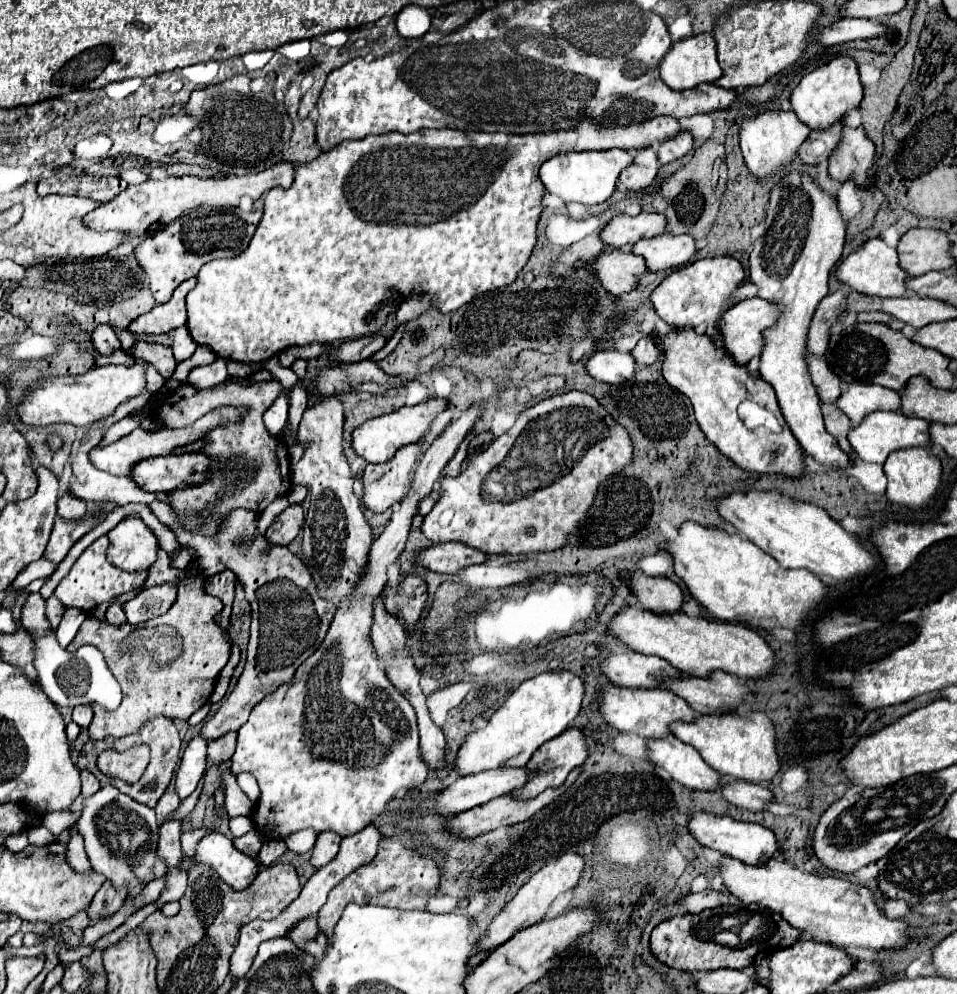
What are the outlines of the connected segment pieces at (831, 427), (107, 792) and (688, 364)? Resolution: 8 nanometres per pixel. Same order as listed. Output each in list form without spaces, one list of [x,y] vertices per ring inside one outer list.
[[[821,404],[823,410],[823,418],[825,418],[825,428],[829,434],[833,434],[839,442],[839,446],[843,446],[843,452],[847,452],[849,460],[855,464],[855,452],[847,440],[847,432],[851,430],[851,420],[847,420],[847,416],[843,416],[843,412],[839,412],[839,408],[835,404]]]
[[[103,786],[85,802],[85,808],[77,820],[77,828],[85,838],[85,850],[93,870],[101,872],[113,888],[125,888],[125,904],[131,904],[155,878],[153,868],[159,842],[159,822],[155,820],[155,810],[131,800],[115,786]]]
[[[681,328],[655,342],[661,342],[665,352],[663,378],[693,402],[695,418],[703,434],[719,448],[719,452],[723,452],[723,456],[751,474],[783,474],[791,480],[803,478],[805,456],[785,420],[781,420],[781,432],[771,434],[767,430],[747,430],[737,416],[737,406],[745,400],[745,386],[761,386],[761,378],[753,378],[747,366],[739,366],[709,336],[699,336],[691,328]]]

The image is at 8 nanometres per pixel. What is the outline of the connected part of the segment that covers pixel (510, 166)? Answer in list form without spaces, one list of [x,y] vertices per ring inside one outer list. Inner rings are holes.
[[[657,116],[643,124],[631,124],[631,126],[615,126],[615,128],[597,128],[593,120],[583,120],[575,130],[559,130],[559,132],[547,132],[547,134],[487,134],[487,132],[463,132],[463,130],[419,130],[413,134],[381,134],[381,136],[367,136],[363,140],[355,142],[343,142],[335,146],[333,150],[321,152],[311,164],[303,164],[295,170],[295,182],[289,190],[273,188],[267,192],[265,198],[265,212],[263,218],[251,238],[251,244],[247,250],[235,258],[227,260],[211,260],[207,262],[199,276],[197,286],[187,296],[187,328],[197,344],[209,346],[217,356],[245,362],[245,364],[259,364],[281,350],[289,346],[305,346],[311,342],[335,342],[335,340],[353,340],[359,338],[359,322],[365,322],[365,316],[377,310],[375,320],[369,324],[373,326],[373,332],[379,332],[379,328],[385,324],[387,314],[395,312],[397,306],[381,306],[383,300],[389,296],[393,298],[407,298],[413,294],[433,294],[435,304],[433,308],[439,308],[441,312],[457,310],[459,306],[467,304],[471,298],[497,290],[501,286],[511,284],[517,274],[527,264],[531,250],[537,242],[537,222],[543,212],[543,196],[545,186],[539,180],[539,168],[543,162],[547,162],[551,156],[563,154],[563,152],[583,152],[583,150],[609,150],[609,148],[623,148],[623,150],[639,150],[647,148],[653,142],[669,140],[671,136],[677,136],[681,130],[681,124],[671,116]],[[291,214],[303,214],[303,230],[299,228],[299,216]]]

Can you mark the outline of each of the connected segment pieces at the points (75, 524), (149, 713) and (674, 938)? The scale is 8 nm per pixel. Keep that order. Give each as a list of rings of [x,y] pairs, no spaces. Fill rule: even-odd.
[[[95,504],[99,514],[85,514],[81,520],[65,520],[65,518],[55,518],[55,526],[49,538],[49,544],[45,548],[45,556],[53,562],[61,562],[69,548],[85,536],[89,530],[93,530],[101,520],[107,518],[109,512],[117,508],[117,504]]]
[[[201,574],[187,576],[177,588],[179,588],[177,600],[169,608],[169,612],[161,616],[161,620],[157,618],[145,624],[137,624],[137,626],[149,626],[157,622],[177,628],[183,642],[183,650],[165,666],[159,666],[147,650],[145,652],[121,650],[121,642],[125,640],[127,634],[131,634],[137,628],[135,624],[123,624],[119,628],[113,628],[111,624],[101,624],[97,618],[87,618],[81,624],[73,642],[67,646],[69,652],[74,652],[86,644],[99,648],[105,656],[107,666],[111,668],[111,672],[115,674],[115,678],[123,688],[123,702],[115,712],[105,712],[99,704],[91,704],[93,708],[93,722],[89,726],[91,738],[105,738],[105,736],[119,738],[119,736],[135,734],[137,730],[143,728],[143,722],[155,716],[165,716],[171,720],[175,718],[187,720],[195,710],[199,710],[205,704],[205,696],[209,702],[215,680],[223,670],[223,666],[227,664],[229,648],[231,648],[229,638],[213,620],[215,614],[221,612],[223,602],[205,592],[205,578]],[[129,674],[133,674],[133,680],[129,680]]]
[[[732,905],[721,906],[713,910],[707,910],[707,914],[681,914],[681,916],[673,916],[671,920],[661,922],[659,926],[655,926],[655,930],[651,932],[651,952],[665,964],[685,970],[685,972],[699,972],[699,970],[719,970],[719,968],[747,968],[755,964],[755,958],[759,952],[773,952],[779,948],[789,948],[791,944],[801,940],[801,930],[793,928],[791,924],[787,924],[787,920],[783,920],[779,914],[773,914],[773,922],[777,924],[777,932],[767,940],[767,942],[757,942],[745,948],[729,948],[729,946],[721,946],[713,940],[711,934],[711,924],[707,926],[707,922],[711,922],[713,916],[723,916],[733,914],[736,908]]]

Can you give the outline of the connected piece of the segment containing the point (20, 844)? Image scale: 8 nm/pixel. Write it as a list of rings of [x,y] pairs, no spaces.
[[[23,831],[16,835],[12,835],[6,838],[5,847],[11,850],[12,852],[20,852],[25,849],[28,845],[27,831]]]

